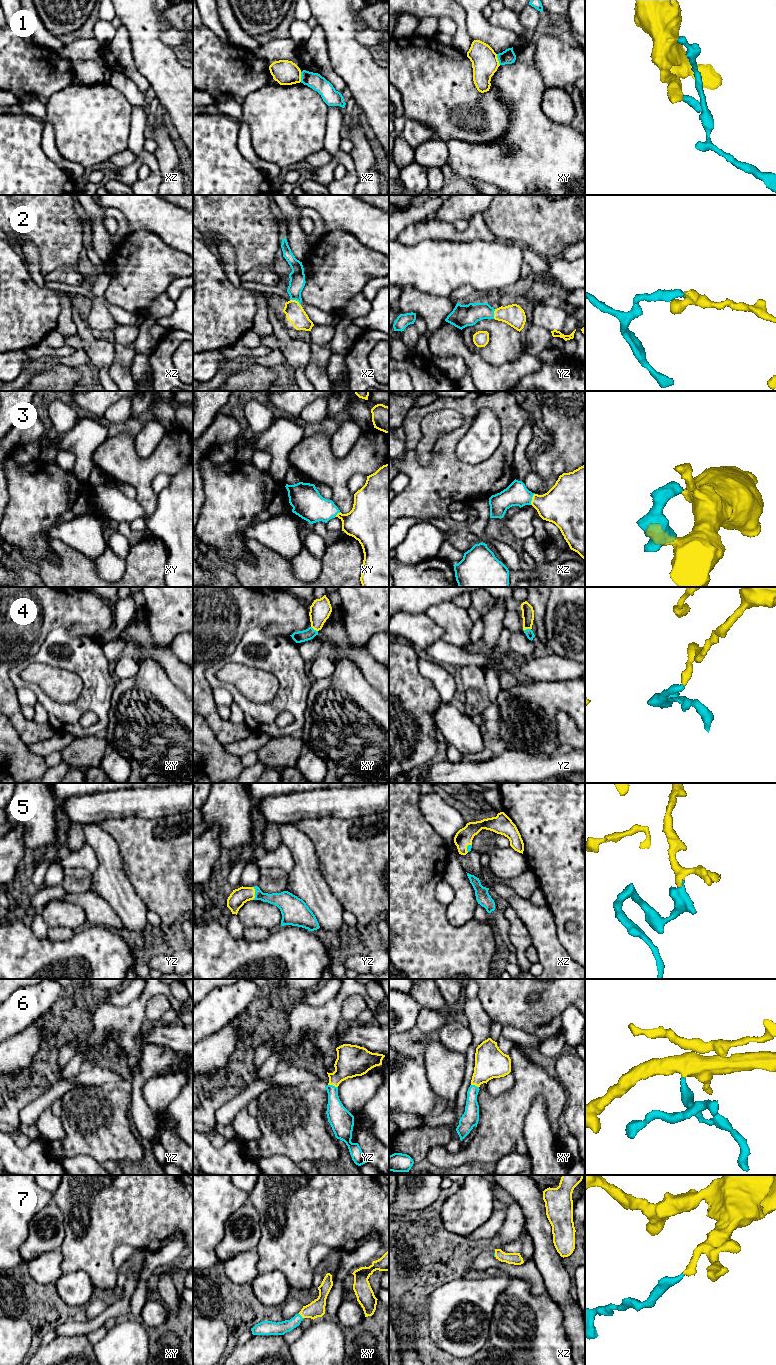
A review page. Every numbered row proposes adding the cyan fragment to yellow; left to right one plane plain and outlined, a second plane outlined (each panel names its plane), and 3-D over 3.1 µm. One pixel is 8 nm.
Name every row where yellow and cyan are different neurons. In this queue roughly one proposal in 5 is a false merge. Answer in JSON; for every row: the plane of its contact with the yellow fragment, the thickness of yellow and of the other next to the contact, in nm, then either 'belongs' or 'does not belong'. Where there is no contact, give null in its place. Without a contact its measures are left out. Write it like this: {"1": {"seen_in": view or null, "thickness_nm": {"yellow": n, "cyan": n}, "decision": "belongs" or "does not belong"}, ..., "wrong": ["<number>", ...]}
{"1": {"seen_in": "xy", "thickness_nm": {"yellow": 220, "cyan": 120}, "decision": "does not belong"}, "2": {"seen_in": "xz", "thickness_nm": {"yellow": 150, "cyan": 130}, "decision": "belongs"}, "3": {"seen_in": "xz", "thickness_nm": {"yellow": 320, "cyan": 190}, "decision": "belongs"}, "4": {"seen_in": "yz", "thickness_nm": {"yellow": 100, "cyan": 70}, "decision": "belongs"}, "5": {"seen_in": "yz", "thickness_nm": {"yellow": 140, "cyan": 150}, "decision": "belongs"}, "6": {"seen_in": "yz", "thickness_nm": {"yellow": 240, "cyan": 170}, "decision": "belongs"}, "7": {"seen_in": "xy", "thickness_nm": {"yellow": 140, "cyan": 110}, "decision": "belongs"}, "wrong": ["1"]}

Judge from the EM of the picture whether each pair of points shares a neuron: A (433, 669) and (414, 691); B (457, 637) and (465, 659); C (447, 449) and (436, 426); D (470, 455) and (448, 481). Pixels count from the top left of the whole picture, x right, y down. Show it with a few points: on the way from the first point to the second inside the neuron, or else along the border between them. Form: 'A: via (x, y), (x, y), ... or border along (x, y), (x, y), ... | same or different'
A: border along (419, 657), (418, 672), (433, 684), (439, 697) | different
B: border along (440, 639), (461, 647) | different
C: border along (462, 425), (444, 433), (436, 440) | different
D: border along (458, 439), (460, 460), (487, 459) | different

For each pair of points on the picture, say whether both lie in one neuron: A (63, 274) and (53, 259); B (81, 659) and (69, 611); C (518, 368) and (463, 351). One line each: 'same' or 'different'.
A: different
B: different
C: same

